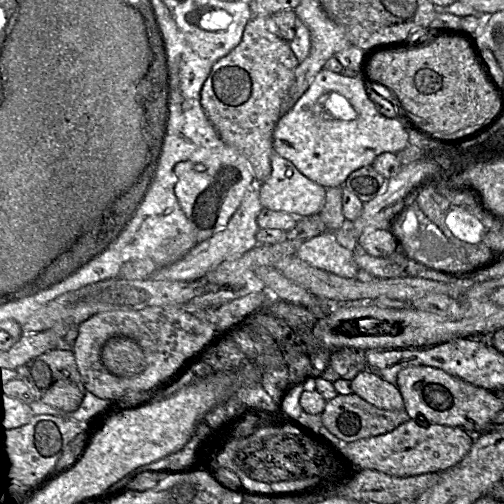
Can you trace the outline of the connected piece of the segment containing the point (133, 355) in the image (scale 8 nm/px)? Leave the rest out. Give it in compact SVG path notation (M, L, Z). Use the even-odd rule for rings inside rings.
M114 336L105 342L101 350L101 361L109 372L120 377L138 375L146 368L141 347L124 336Z

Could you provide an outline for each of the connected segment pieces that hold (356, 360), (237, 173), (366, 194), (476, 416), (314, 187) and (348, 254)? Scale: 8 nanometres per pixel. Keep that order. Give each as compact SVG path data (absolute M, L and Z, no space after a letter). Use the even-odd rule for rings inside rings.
M343 348L331 352L329 364L320 377L330 382L339 379L351 381L365 368L366 354L364 350Z
M191 79L189 98L181 101L182 120L179 133L182 134L178 137L186 139L185 125L189 123L189 131L197 139L198 147L194 145L191 149L189 160L175 165L174 172L178 180L174 191L182 210L192 223L198 244L224 228L239 207L241 200L240 196L236 196L237 182L239 186L248 190L255 178L245 156L237 149L225 144L219 137L201 105L199 89L194 88L194 83L196 81Z
M367 165L351 173L342 188L354 194L361 202L368 203L385 192L387 181L371 165Z
M411 366L402 369L397 375L396 386L402 395L404 409L409 418L422 426L438 424L459 427L472 435L480 435L485 432L486 424L503 409L495 392L430 366Z
M274 150L271 154L271 175L259 184L260 202L263 208L281 211L302 218L317 214L322 209L327 189L304 176L289 160Z
M331 231L303 241L297 255L311 266L343 278L356 278L359 269L354 253L341 246Z

